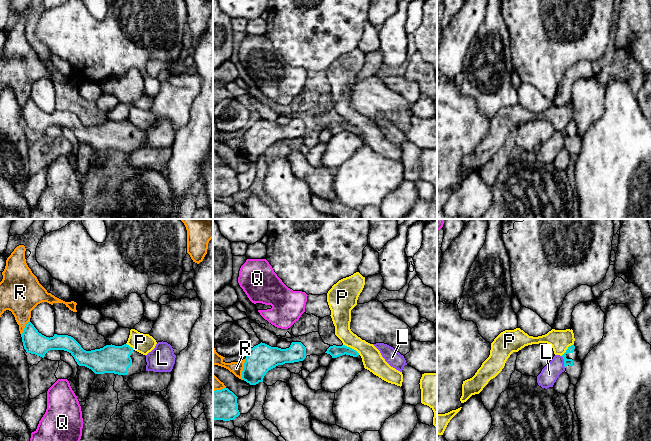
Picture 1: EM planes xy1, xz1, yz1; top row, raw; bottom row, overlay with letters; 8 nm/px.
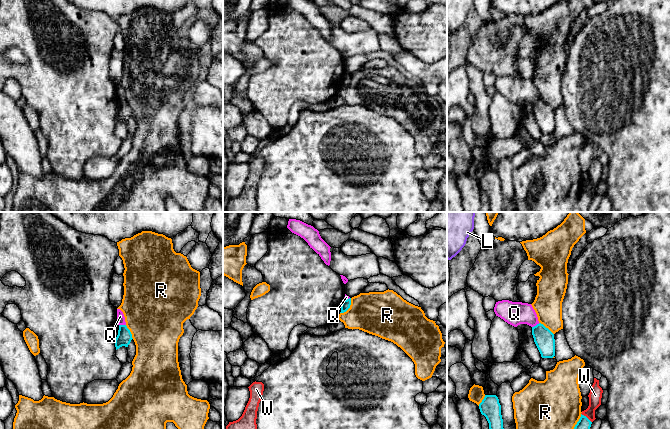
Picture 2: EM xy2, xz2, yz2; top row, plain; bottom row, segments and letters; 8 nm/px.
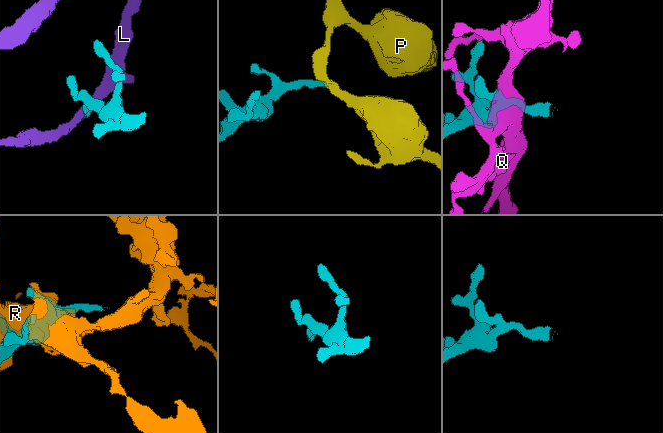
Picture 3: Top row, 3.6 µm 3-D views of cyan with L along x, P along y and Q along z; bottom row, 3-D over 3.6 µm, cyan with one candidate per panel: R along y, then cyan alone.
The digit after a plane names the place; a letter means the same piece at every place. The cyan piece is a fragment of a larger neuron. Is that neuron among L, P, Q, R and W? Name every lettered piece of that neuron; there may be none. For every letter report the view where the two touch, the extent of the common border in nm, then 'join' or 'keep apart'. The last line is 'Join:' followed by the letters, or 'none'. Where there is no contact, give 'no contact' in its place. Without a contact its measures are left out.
L: contact in yz1; length 100 nm; keep apart
P: contact in xz1; length 160 nm; keep apart
Q: contact in yz2; length 70 nm; keep apart
R: contact in xz1; length 170 nm; keep apart
W: contact in yz2; length 120 nm; keep apart
Join: none

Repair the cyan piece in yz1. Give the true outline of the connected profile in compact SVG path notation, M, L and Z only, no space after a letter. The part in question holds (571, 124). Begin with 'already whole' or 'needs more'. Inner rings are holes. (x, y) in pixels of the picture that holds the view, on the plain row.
needs more; M574 120L568 123L562 133L564 135L565 147L570 154L570 159L576 163L582 149L582 138L578 133Z

